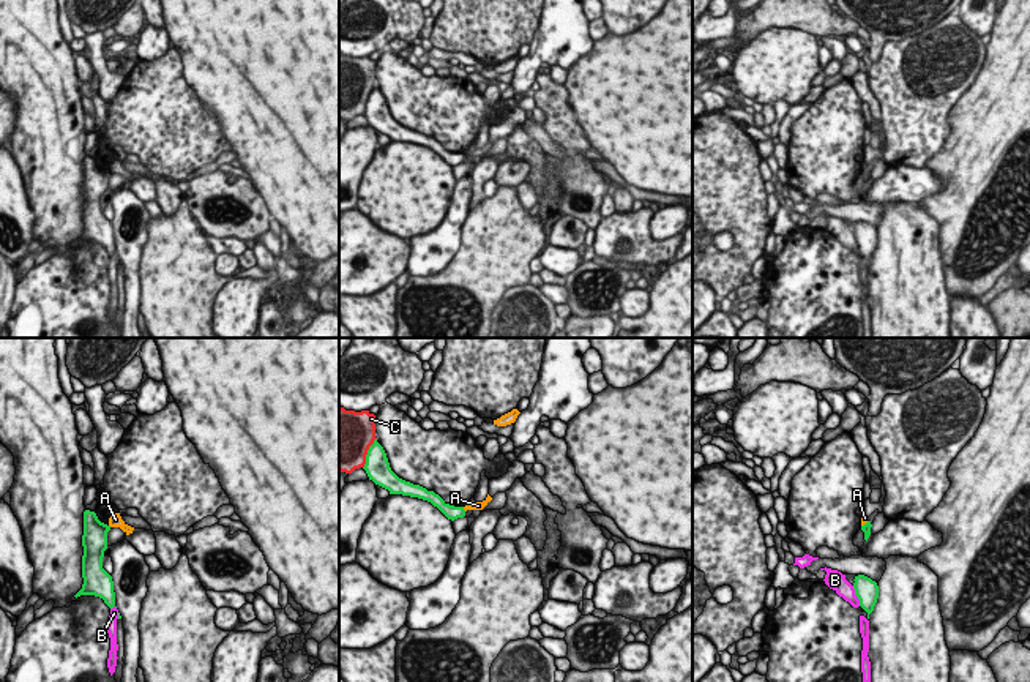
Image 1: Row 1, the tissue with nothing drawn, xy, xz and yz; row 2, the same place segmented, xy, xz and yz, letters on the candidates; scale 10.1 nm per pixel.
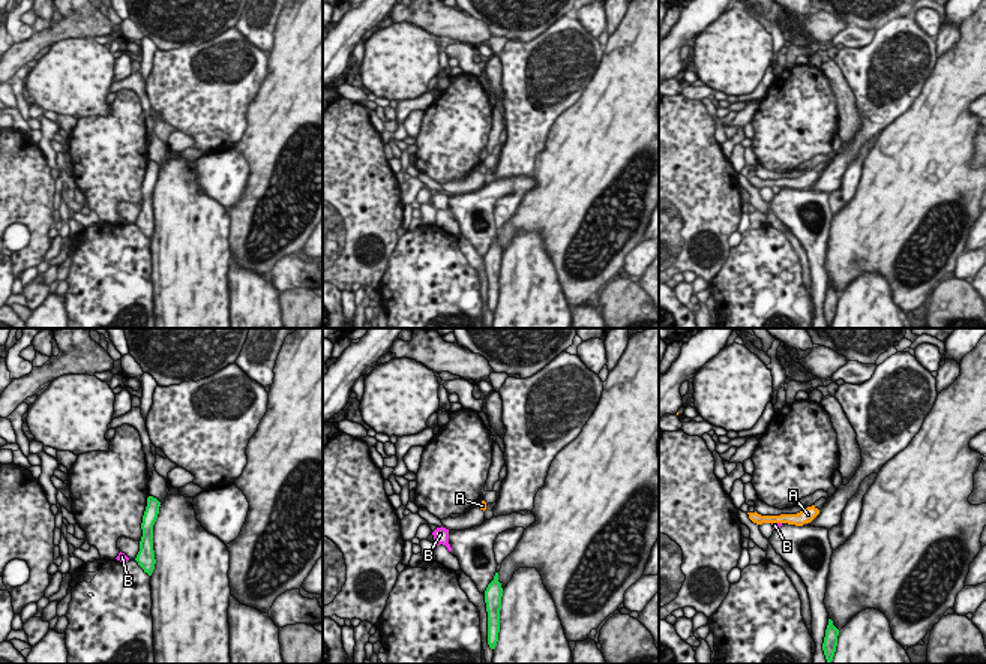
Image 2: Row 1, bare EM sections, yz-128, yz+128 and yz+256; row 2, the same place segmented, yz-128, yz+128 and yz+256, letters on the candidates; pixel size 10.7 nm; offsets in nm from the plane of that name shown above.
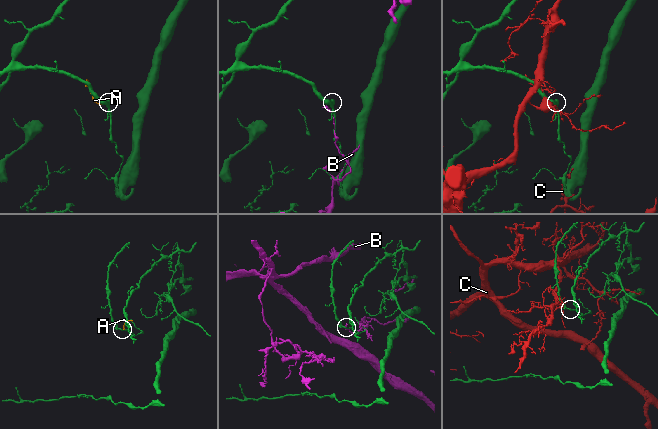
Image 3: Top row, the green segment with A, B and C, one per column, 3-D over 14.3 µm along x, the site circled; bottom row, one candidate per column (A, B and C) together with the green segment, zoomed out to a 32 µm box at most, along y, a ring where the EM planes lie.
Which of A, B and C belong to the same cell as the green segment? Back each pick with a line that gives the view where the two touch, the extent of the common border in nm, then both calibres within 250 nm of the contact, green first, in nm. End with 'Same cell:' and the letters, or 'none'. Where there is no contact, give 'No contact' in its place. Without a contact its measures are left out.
Same cell: none.

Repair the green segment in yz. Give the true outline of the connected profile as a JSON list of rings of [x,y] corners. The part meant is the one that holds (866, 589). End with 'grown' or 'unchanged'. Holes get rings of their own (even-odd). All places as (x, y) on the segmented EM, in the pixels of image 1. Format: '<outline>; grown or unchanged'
[[[864,575],[855,576],[853,581],[855,595],[858,597],[860,606],[868,613],[869,619],[869,614],[874,611],[879,598],[879,586],[875,581]]]; unchanged

